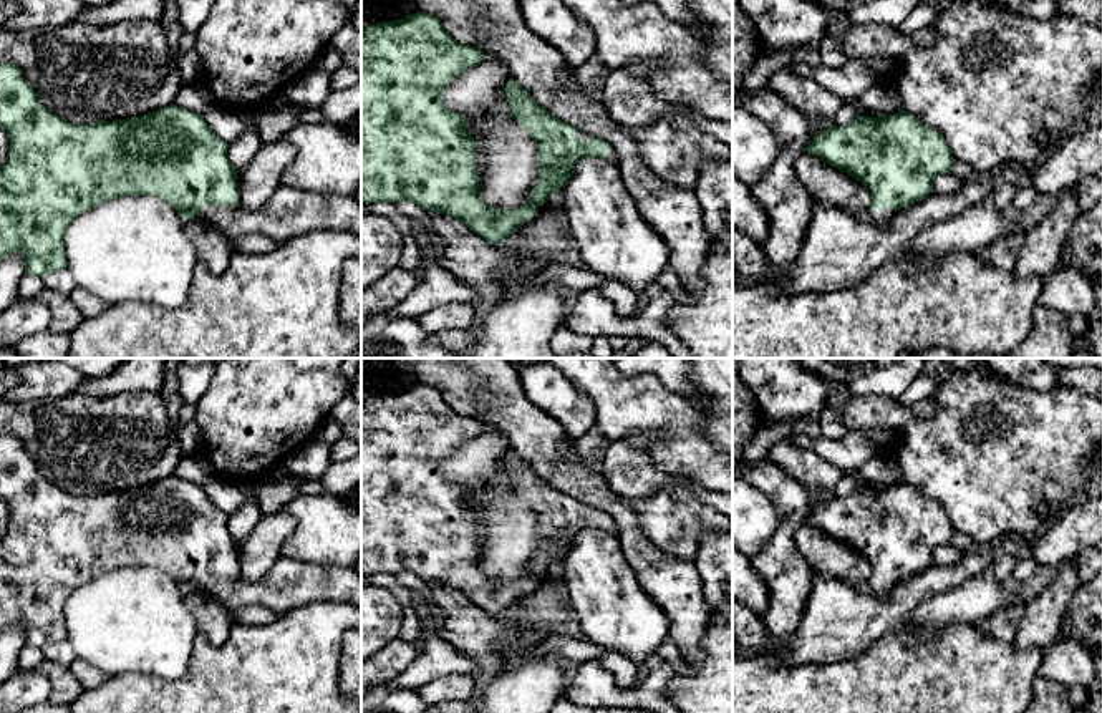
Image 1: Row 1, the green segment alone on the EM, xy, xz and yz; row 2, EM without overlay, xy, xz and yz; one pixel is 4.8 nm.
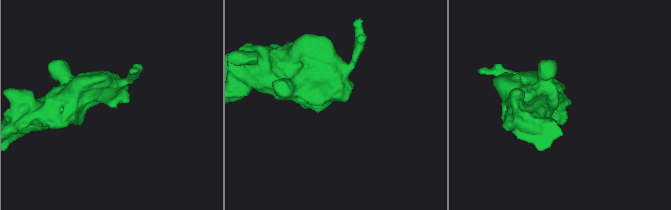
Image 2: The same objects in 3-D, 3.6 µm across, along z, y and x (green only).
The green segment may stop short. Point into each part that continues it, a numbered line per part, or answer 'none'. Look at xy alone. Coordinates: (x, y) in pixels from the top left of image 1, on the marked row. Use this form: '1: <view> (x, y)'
1: xy (289, 213)

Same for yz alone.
1: yz (880, 216)

